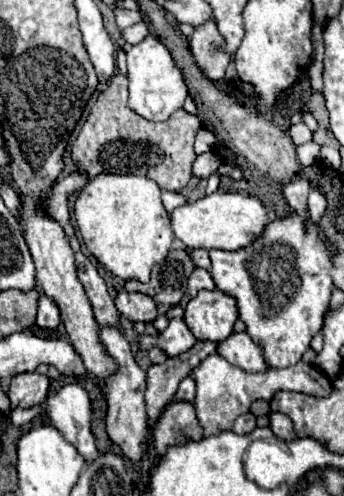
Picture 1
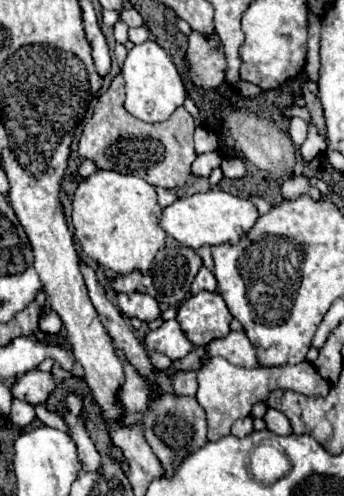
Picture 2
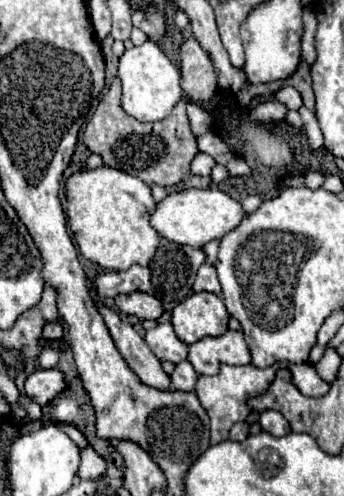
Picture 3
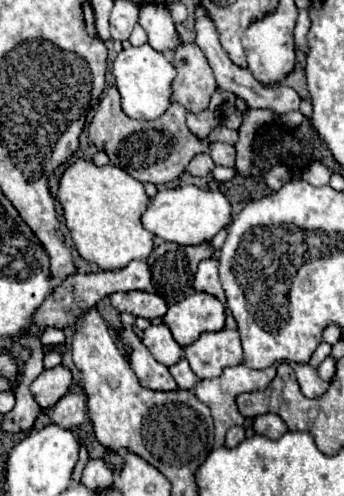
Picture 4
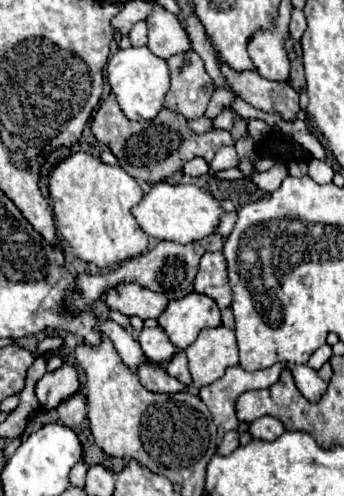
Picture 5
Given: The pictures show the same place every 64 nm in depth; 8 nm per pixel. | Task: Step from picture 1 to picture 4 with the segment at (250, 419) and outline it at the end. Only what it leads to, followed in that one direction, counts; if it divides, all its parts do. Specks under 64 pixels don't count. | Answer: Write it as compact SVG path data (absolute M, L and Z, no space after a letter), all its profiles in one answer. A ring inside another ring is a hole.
M234 426L234 428L230 428L228 434L226 434L226 446L232 448L232 446L240 444L244 438L246 438L246 436L244 436L244 428L242 428L242 426Z

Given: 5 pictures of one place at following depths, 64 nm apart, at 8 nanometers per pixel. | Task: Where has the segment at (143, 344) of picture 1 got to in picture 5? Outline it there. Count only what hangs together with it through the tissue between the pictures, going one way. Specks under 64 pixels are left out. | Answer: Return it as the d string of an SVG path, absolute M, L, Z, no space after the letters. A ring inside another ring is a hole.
M160 326L144 328L140 332L140 346L150 360L160 364L172 360L172 356L176 354L176 346L168 340L168 334Z

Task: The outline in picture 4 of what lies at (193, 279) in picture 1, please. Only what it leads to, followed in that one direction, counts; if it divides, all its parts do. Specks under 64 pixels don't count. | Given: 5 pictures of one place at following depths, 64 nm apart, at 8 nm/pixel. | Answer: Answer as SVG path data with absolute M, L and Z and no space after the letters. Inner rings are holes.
M208 258L208 260L198 264L194 290L208 292L208 294L216 296L220 302L226 302L222 284L220 284L220 278L218 278L218 258Z

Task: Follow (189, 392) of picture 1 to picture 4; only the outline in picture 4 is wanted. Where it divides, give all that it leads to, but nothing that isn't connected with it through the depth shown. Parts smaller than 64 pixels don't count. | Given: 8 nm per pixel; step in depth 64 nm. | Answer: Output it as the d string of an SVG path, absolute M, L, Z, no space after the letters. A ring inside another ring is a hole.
M180 360L178 364L170 366L170 374L174 376L178 388L184 388L184 390L192 390L192 388L198 384L198 380L200 380L200 378L190 370L190 366L188 366L186 360Z

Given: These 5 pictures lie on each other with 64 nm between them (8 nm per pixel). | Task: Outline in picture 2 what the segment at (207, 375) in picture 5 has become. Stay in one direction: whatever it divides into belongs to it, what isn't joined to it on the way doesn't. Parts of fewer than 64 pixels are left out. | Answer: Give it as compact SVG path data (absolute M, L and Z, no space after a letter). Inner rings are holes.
M230 332L228 336L210 342L208 358L212 358L212 356L222 356L230 364L242 366L242 368L258 368L260 366L256 360L256 350L244 332Z

